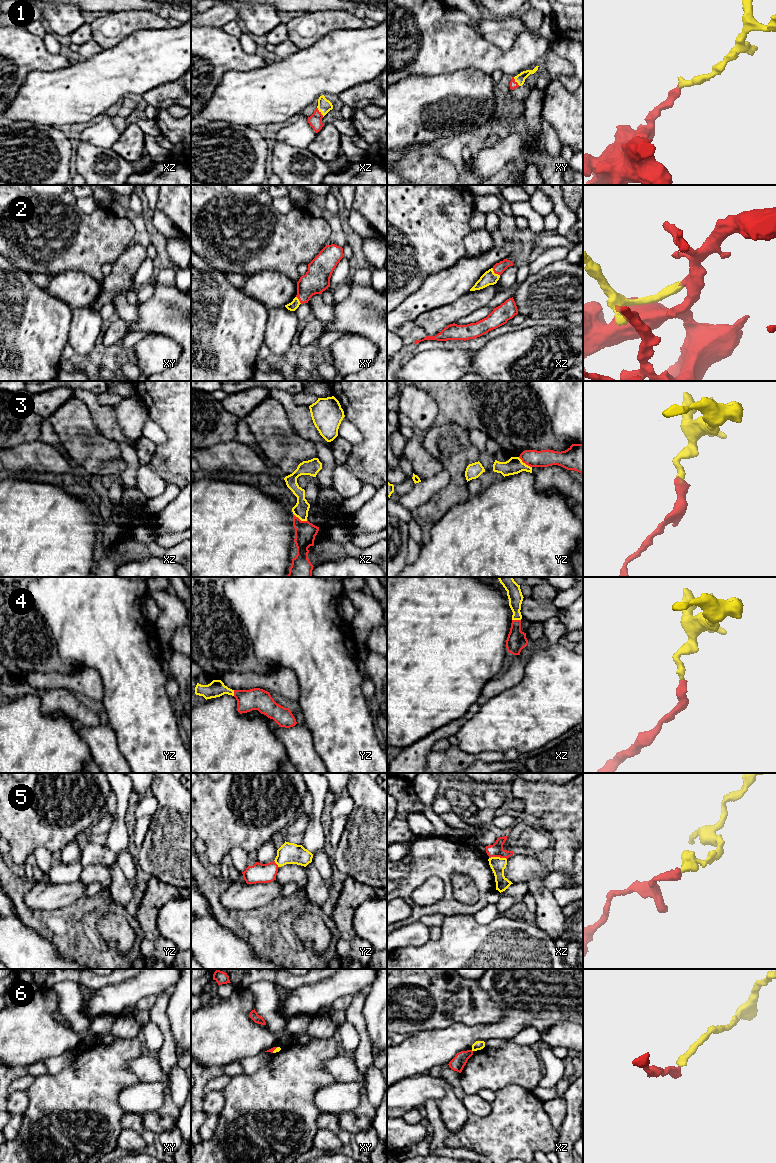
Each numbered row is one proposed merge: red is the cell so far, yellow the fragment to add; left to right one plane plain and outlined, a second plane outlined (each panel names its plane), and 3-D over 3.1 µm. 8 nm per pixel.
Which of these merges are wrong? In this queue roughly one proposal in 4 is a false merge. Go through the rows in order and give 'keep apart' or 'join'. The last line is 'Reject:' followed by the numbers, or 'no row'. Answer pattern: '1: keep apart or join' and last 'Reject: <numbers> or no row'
1: join
2: join
3: keep apart
4: join
5: keep apart
6: keep apart
Reject: 3, 5, 6

